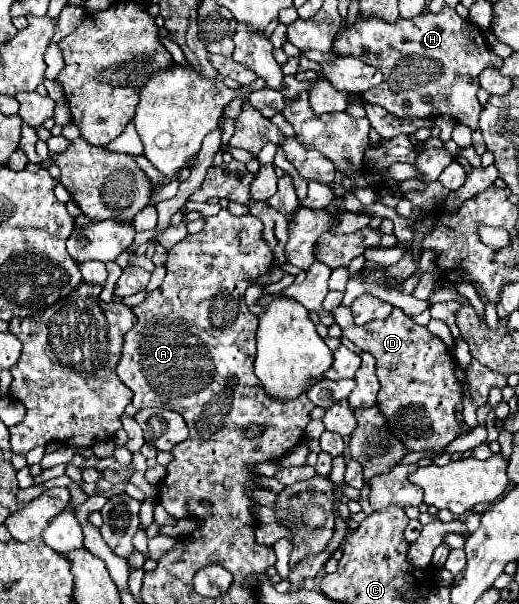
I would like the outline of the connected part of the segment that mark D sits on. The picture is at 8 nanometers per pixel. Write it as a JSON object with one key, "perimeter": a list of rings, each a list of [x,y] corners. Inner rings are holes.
{"perimeter":[[[345,305],[335,307],[331,315],[345,337],[375,357],[377,379],[381,383],[377,403],[387,417],[393,435],[397,435],[409,451],[445,451],[445,447],[463,433],[463,427],[459,429],[453,415],[455,405],[461,401],[461,387],[453,377],[455,361],[443,341],[397,307],[387,319],[371,321],[363,327],[353,323],[351,309]]]}

